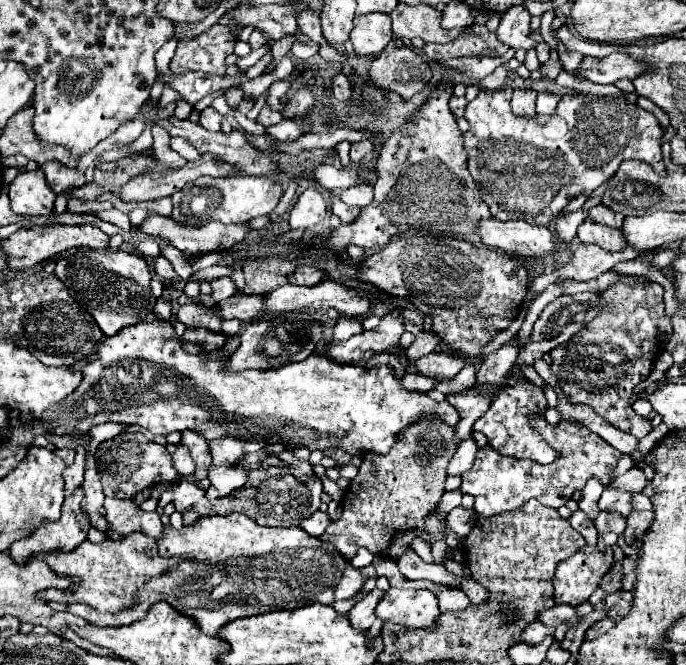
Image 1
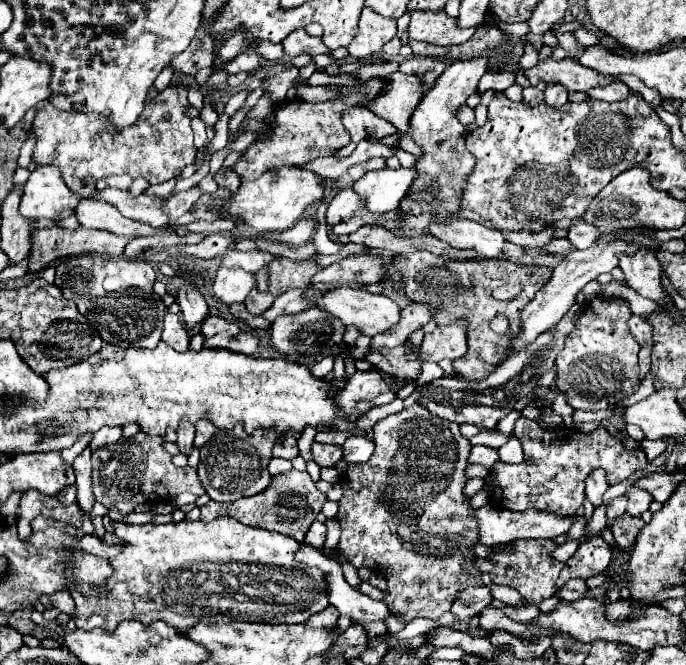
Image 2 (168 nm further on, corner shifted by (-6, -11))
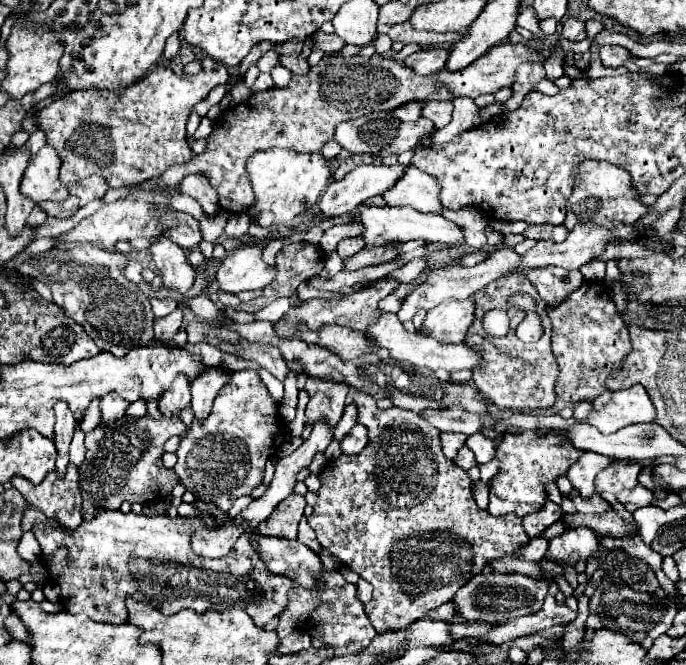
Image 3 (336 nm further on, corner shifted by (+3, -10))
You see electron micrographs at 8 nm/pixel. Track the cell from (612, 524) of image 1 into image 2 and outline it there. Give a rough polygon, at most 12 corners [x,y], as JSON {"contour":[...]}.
{"contour":[[624,495],[614,497],[606,507],[608,523],[618,519],[628,505]]}

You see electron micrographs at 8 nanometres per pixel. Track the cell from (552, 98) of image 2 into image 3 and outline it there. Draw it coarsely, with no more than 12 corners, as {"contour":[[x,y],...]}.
{"contour":[[553,46],[545,62],[545,78],[555,82],[563,76],[565,54]]}

